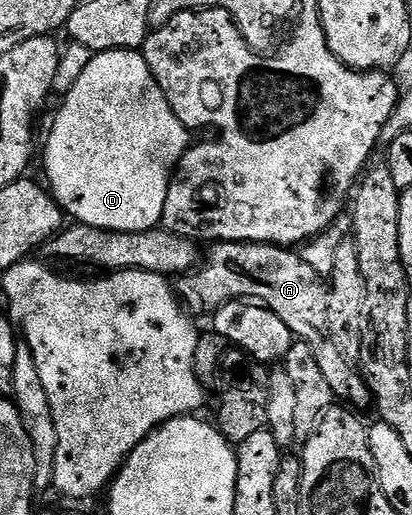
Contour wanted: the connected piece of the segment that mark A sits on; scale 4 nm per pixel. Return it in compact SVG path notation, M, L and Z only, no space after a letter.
M214 243L209 252L209 257L204 257L203 263L196 270L180 277L176 281L175 291L184 307L190 313L205 311L212 314L232 300L248 300L260 302L264 307L271 309L293 332L294 337L300 343L311 346L315 350L315 362L319 362L319 370L323 370L327 383L331 385L334 397L342 405L350 409L370 407L373 404L373 395L369 393L369 387L365 384L365 377L335 346L335 342L329 337L329 323L327 322L327 298L329 290L326 281L304 260L296 256L296 251L276 244L222 244Z

